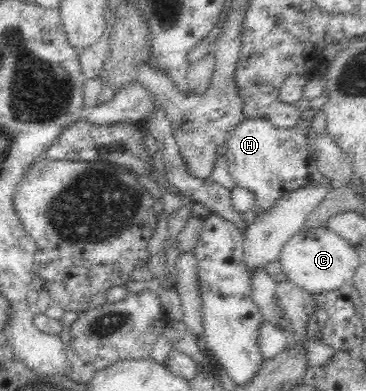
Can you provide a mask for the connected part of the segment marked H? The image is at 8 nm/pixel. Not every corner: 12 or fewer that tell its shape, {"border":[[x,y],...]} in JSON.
{"border":[[315,110],[292,128],[242,119],[225,138],[236,185],[258,214],[328,181],[309,150]]}

